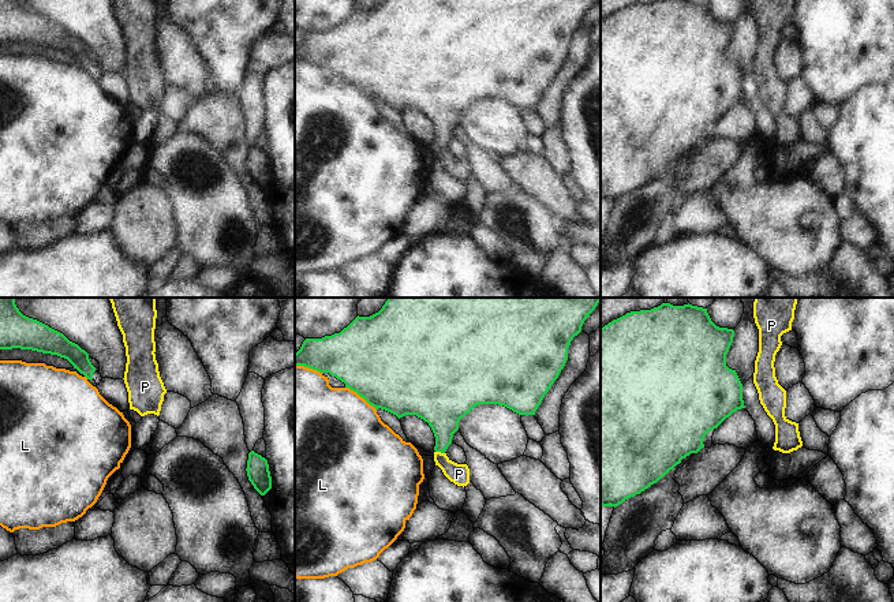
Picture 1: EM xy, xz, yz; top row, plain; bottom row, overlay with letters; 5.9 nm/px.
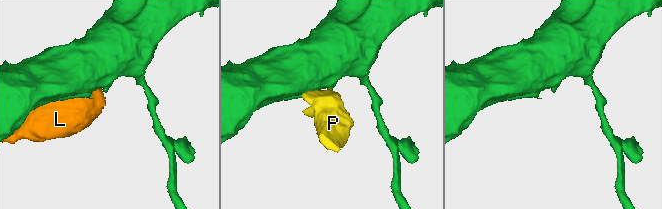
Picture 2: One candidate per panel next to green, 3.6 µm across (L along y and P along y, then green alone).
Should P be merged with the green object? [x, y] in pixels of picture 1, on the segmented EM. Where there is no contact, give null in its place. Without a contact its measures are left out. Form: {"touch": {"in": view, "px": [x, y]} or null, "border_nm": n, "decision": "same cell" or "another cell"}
{"touch": {"in": "xz", "px": [440, 451]}, "border_nm": 60, "decision": "another cell"}

